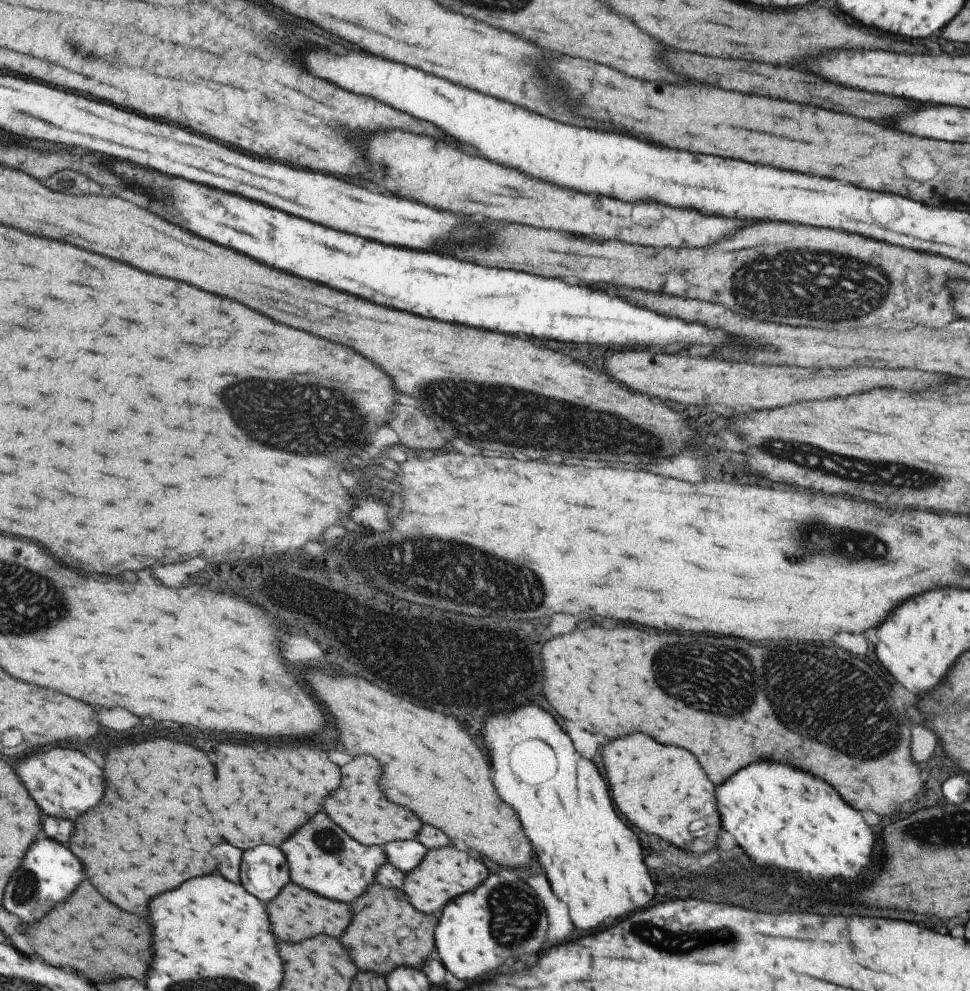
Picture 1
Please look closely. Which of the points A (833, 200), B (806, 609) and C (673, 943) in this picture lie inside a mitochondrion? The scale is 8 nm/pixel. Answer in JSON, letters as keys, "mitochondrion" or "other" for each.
{"A":"other","B":"other","C":"mitochondrion"}

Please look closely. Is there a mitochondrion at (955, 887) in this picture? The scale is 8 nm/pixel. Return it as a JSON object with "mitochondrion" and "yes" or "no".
{"mitochondrion":"no"}

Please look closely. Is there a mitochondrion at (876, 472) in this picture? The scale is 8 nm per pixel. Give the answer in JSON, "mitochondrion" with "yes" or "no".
{"mitochondrion":"yes"}

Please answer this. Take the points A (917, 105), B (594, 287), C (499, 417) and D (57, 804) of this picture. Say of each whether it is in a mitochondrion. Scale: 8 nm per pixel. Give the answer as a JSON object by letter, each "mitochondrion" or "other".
{"A":"other","B":"other","C":"mitochondrion","D":"other"}

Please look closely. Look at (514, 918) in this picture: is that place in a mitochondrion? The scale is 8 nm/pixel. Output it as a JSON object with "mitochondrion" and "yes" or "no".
{"mitochondrion":"yes"}

